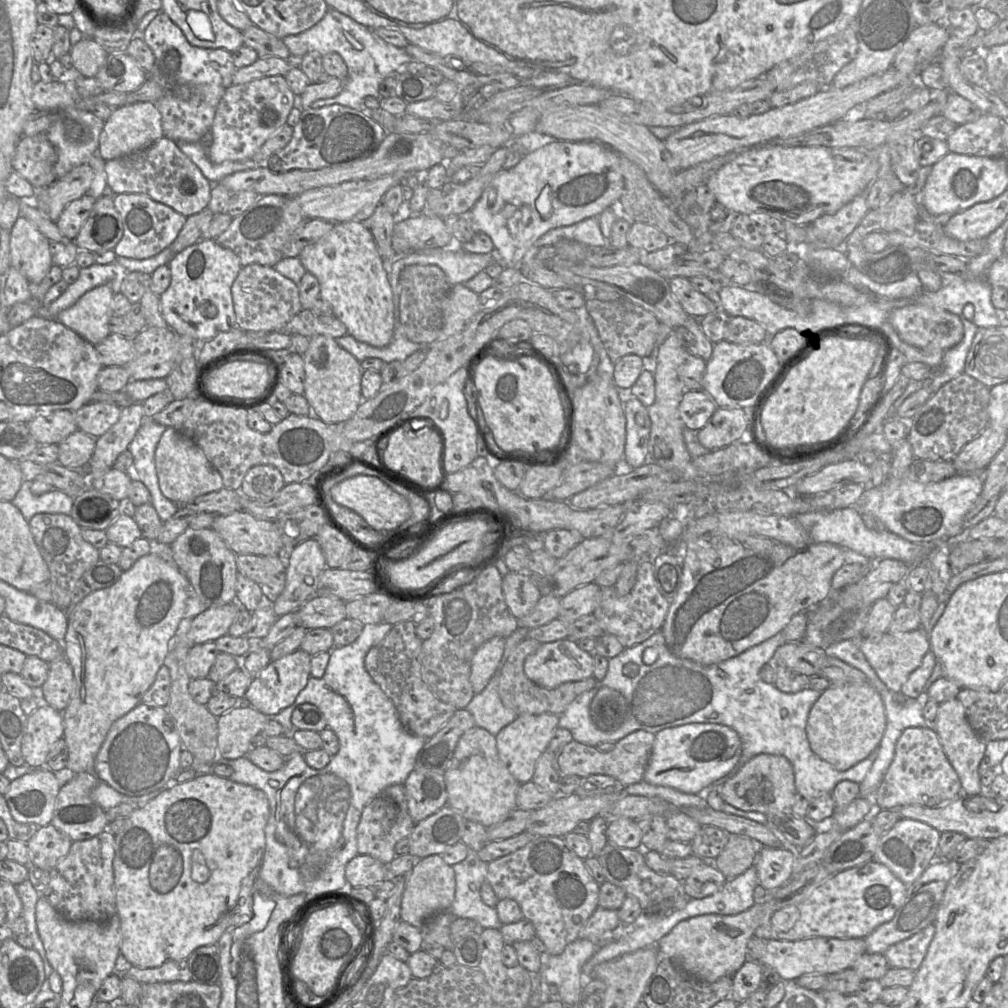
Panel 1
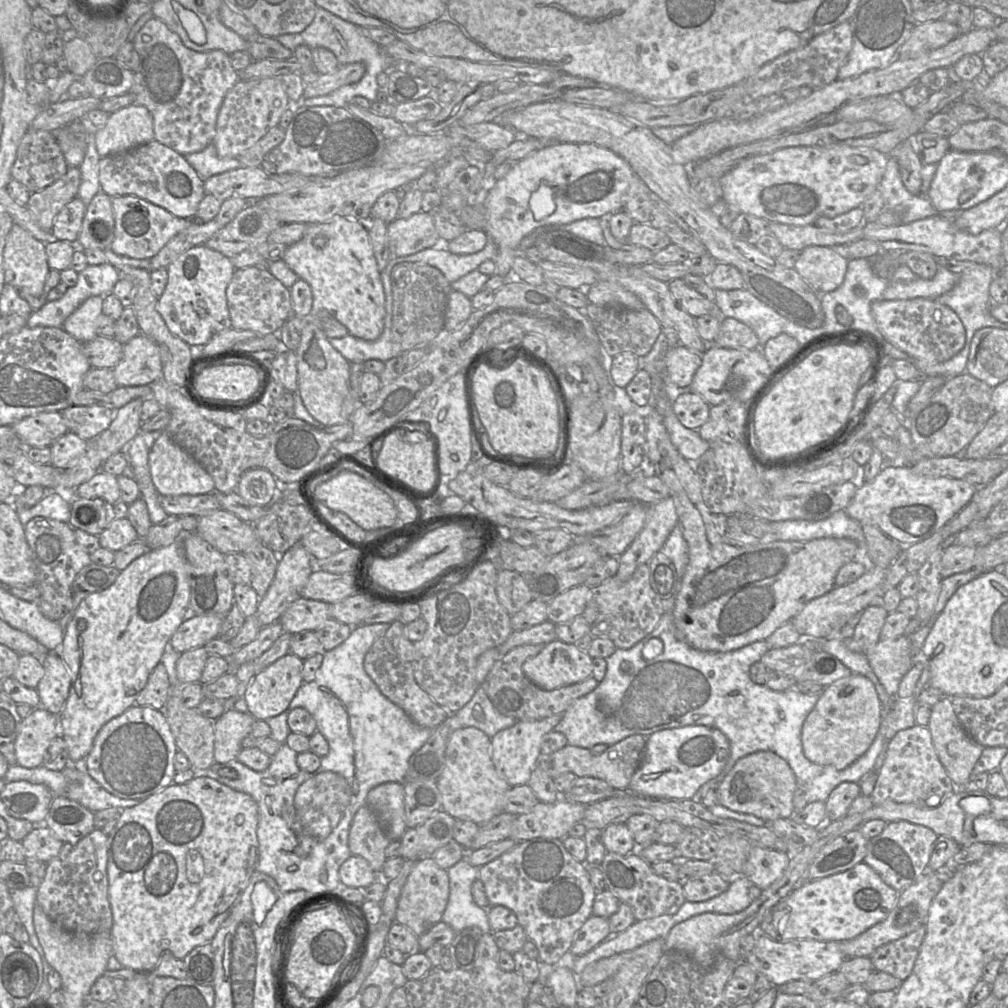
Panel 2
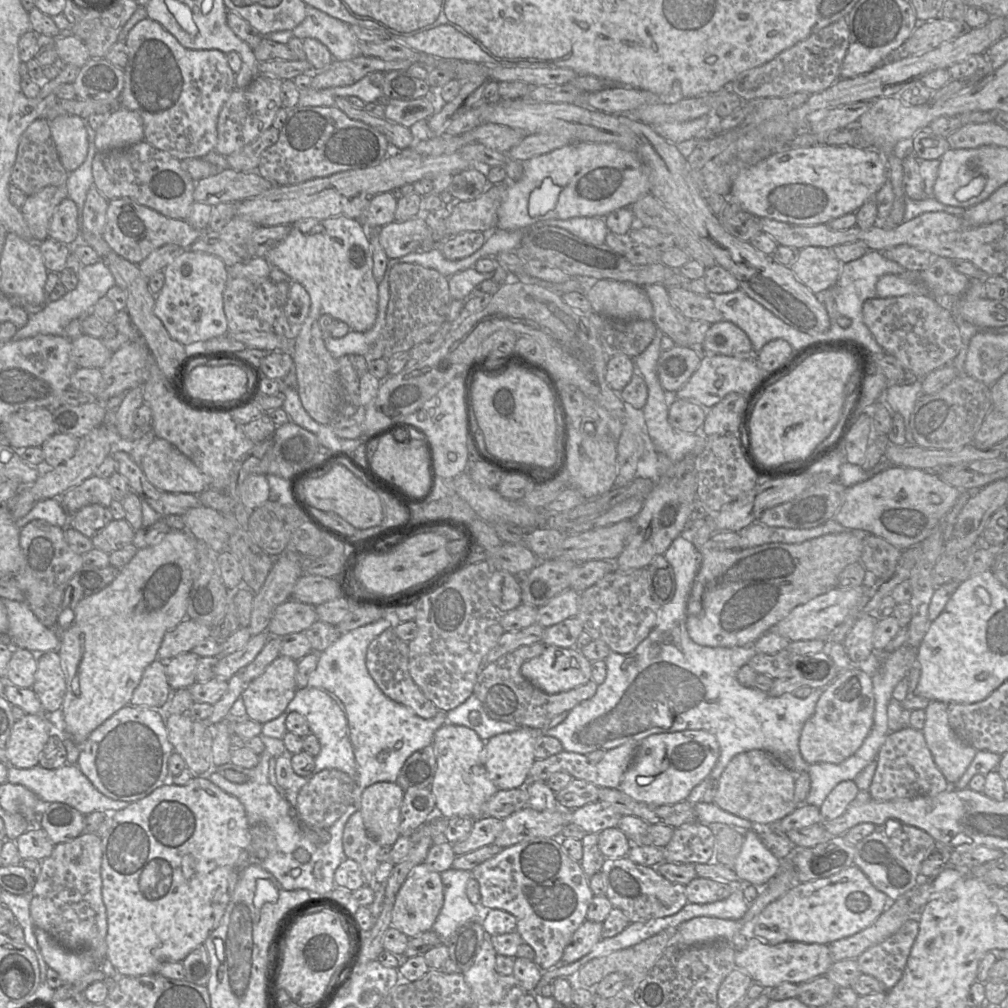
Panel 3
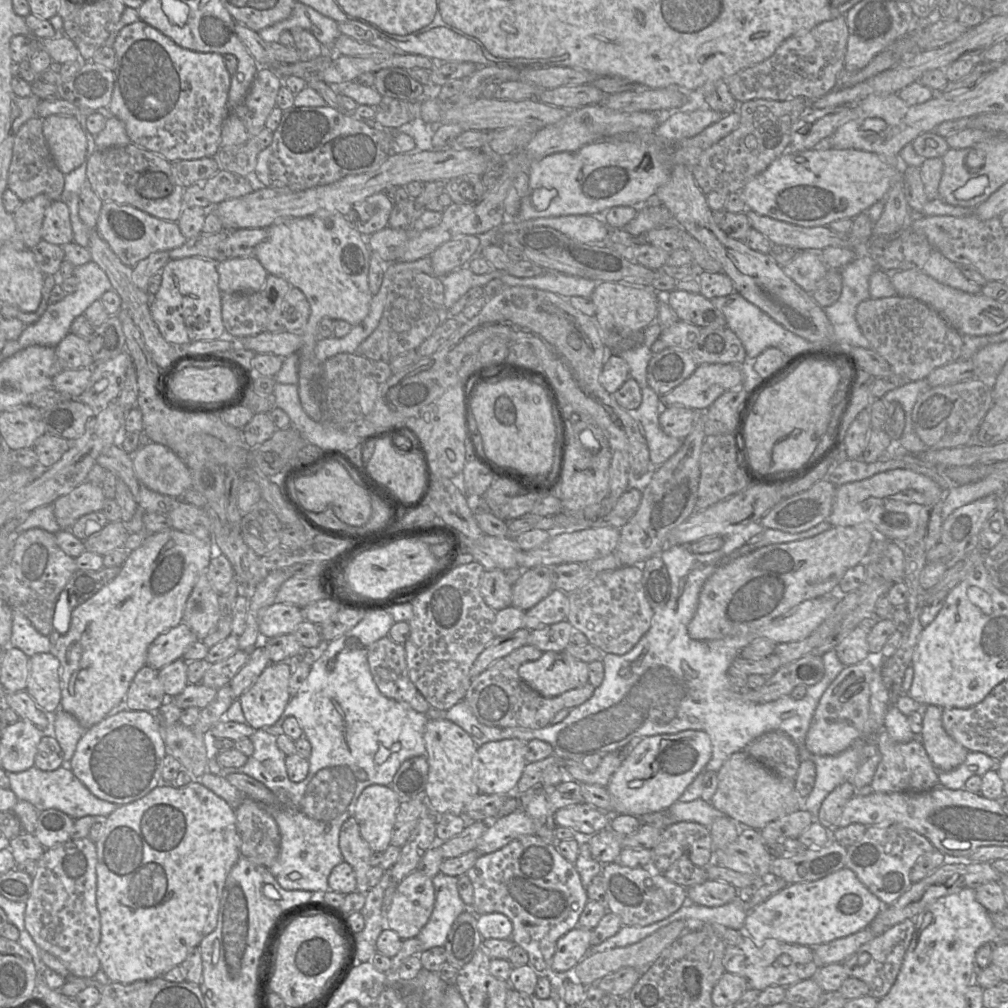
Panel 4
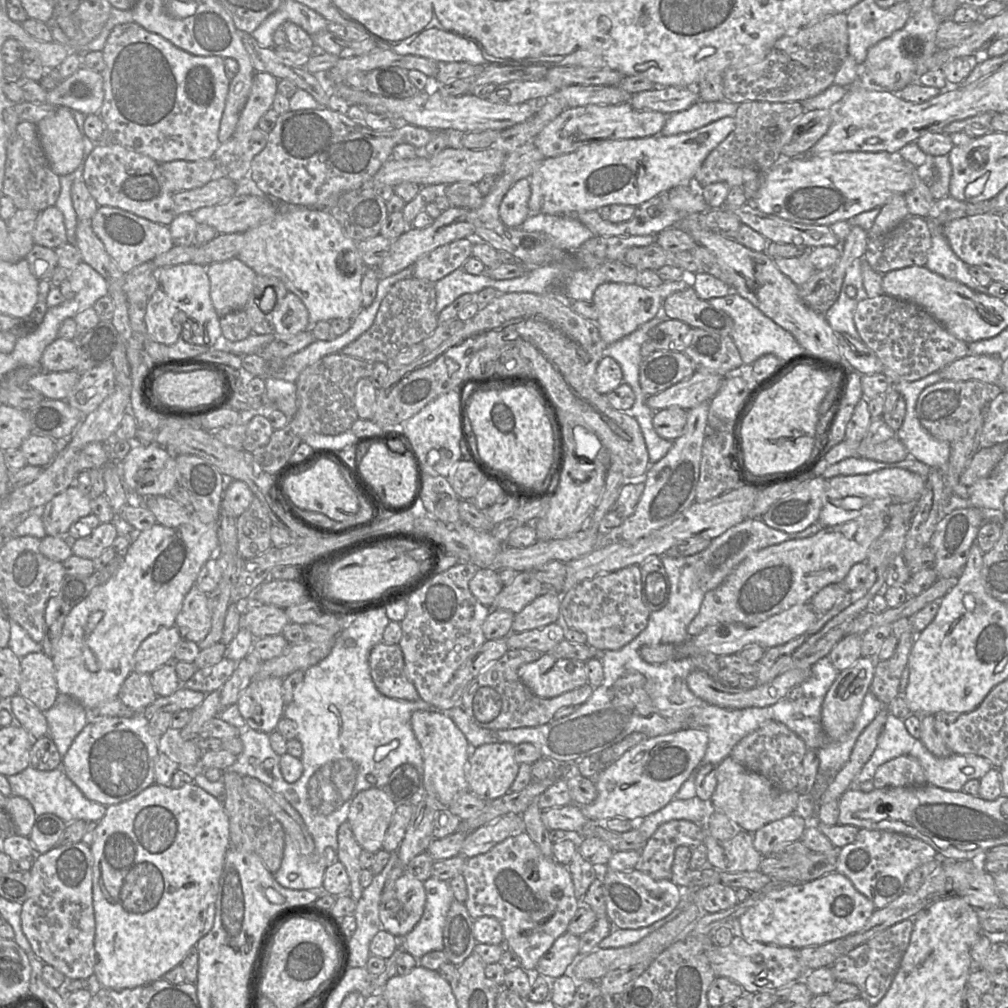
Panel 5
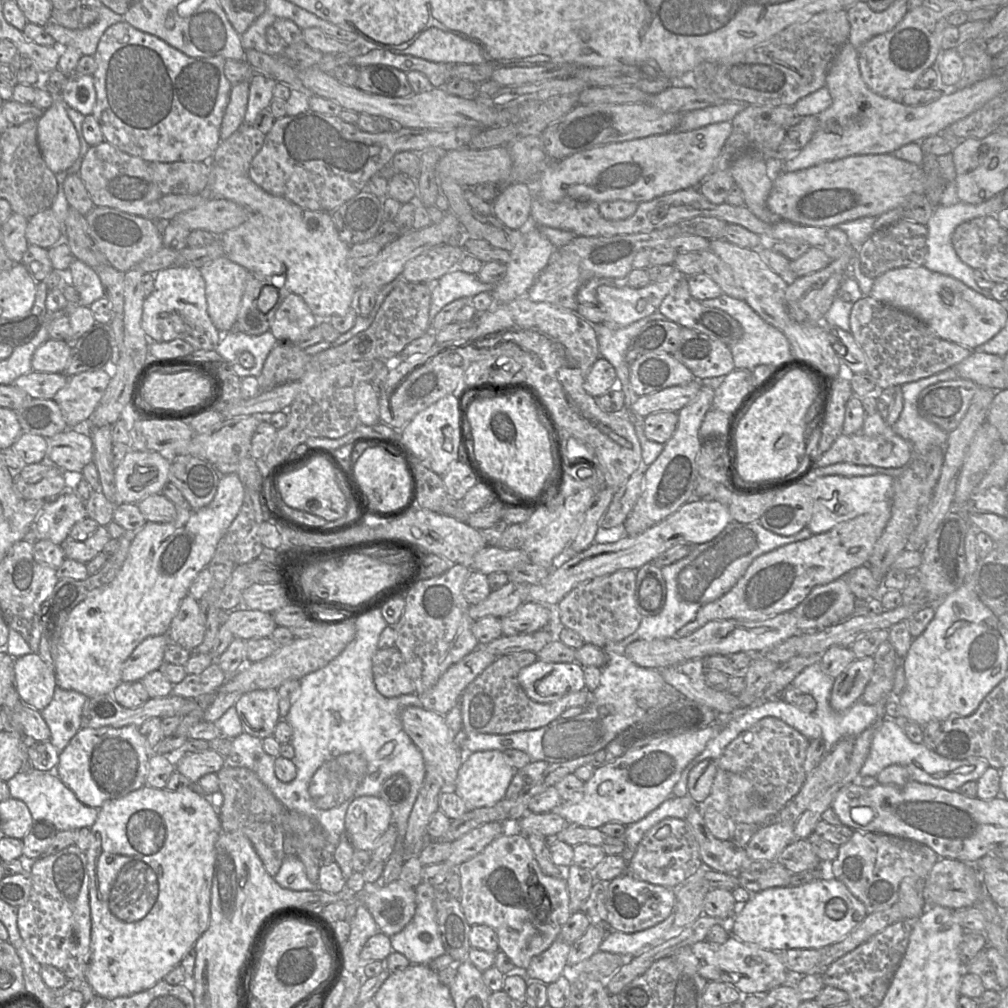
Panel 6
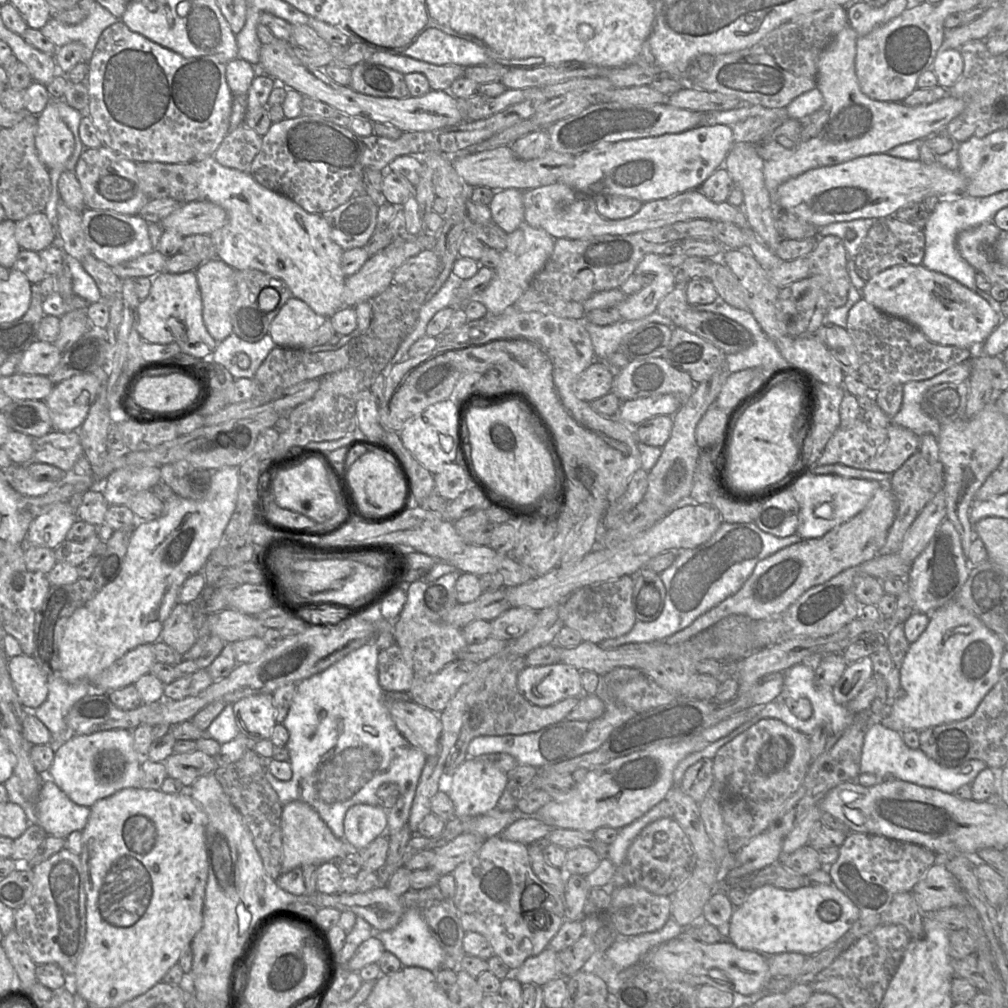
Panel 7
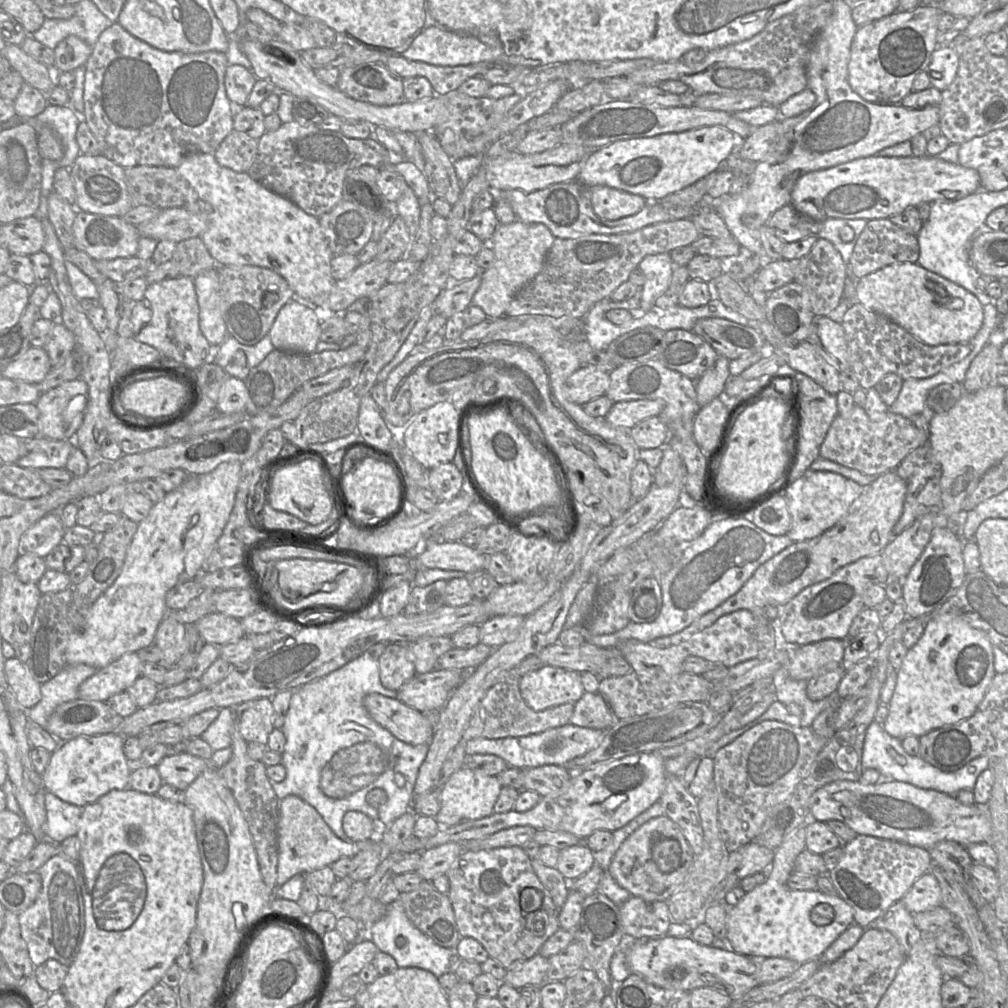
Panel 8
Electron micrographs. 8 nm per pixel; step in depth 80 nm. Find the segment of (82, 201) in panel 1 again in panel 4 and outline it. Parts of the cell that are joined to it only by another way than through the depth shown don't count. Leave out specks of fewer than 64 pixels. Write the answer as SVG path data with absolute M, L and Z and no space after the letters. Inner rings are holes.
M61 200L53 201L47 208L42 229L42 240L63 246L73 242L73 231L68 206Z

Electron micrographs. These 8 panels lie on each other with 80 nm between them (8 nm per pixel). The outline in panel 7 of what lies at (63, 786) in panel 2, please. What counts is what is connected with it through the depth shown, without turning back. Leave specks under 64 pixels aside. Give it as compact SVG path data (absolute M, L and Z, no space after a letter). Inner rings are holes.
M12 775L5 783L9 802L19 805L25 812L30 824L41 826L48 836L67 838L74 831L82 831L88 821L90 808L78 805L71 801L69 797L50 779L45 776L42 783L38 800L35 804L25 800L21 792L20 779Z

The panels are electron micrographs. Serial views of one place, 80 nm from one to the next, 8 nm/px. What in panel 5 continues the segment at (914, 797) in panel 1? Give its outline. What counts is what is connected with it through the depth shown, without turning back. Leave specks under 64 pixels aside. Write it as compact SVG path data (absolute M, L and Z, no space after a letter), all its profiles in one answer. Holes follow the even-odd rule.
M910 755L896 757L880 765L872 781L876 789L927 784L921 764Z

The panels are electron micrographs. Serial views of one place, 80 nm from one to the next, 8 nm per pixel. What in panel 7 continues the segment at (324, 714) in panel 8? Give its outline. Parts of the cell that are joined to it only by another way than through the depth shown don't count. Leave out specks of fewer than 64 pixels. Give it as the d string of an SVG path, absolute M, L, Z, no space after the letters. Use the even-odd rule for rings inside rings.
M373 640L365 644L364 646L352 651L325 671L313 675L312 677L305 679L297 684L297 689L292 704L290 706L290 710L285 721L283 722L283 725L289 732L289 741L285 747L288 749L289 752L289 762L292 768L293 776L291 780L285 782L275 778L269 770L266 771L266 778L273 787L273 789L276 791L279 800L283 806L293 801L301 801L307 803L320 815L322 820L330 828L335 837L340 840L345 840L344 818L348 809L357 804L367 804L372 806L378 805L376 792L377 789L384 783L391 782L397 784L400 792L396 804L392 808L384 809L387 815L387 831L385 834L394 835L398 833L405 825L407 825L408 819L410 817L412 803L416 793L416 788L420 779L422 769L427 759L427 756L423 751L411 745L401 735L390 715L390 702L398 700L411 701L411 699L408 692L386 691L380 686L378 682L378 654L379 650L376 646L376 642Z

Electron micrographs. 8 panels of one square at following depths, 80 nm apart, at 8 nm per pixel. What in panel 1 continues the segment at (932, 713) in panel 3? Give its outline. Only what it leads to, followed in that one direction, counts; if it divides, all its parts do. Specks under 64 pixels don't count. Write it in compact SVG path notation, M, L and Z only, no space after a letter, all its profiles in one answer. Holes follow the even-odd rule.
M956 698L939 704L935 722L935 732L950 764L960 779L962 794L969 796L981 794L985 789L981 785L978 767L984 756L987 741L972 729L963 704Z

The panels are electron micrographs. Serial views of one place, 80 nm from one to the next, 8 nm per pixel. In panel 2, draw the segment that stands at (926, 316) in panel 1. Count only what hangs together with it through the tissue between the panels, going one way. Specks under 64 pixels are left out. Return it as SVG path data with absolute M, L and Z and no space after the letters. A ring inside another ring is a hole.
M936 299L880 300L871 304L871 313L884 340L913 359L944 362L962 350L966 333L958 315Z

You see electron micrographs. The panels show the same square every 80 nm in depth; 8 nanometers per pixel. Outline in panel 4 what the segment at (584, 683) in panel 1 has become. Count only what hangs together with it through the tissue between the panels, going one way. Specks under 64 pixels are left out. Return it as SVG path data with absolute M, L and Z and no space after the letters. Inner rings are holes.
M524 645L495 661L472 679L464 700L471 707L476 719L486 726L540 729L548 726L562 709L573 709L586 702L595 687L589 682L555 697L544 697L525 683L518 674L519 667L528 661L538 660L543 652L533 645Z

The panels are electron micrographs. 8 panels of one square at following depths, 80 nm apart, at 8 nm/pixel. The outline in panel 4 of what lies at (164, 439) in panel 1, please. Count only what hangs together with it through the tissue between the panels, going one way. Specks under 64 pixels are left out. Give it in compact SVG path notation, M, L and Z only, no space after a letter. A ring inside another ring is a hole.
M150 442L131 455L136 476L149 489L177 498L192 488L190 469L167 446Z

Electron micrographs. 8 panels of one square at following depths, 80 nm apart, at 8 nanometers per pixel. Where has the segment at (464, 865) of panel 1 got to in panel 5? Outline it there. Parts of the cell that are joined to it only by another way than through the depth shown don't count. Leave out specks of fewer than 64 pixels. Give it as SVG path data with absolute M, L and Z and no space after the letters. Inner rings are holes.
M430 877L423 881L426 892L424 912L411 932L399 939L399 947L419 960L432 951L443 951L443 928L455 900L449 882Z

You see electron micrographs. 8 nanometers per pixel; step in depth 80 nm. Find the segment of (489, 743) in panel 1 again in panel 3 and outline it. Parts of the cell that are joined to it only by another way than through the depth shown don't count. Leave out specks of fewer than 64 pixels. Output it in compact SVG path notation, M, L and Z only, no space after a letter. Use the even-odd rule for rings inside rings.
M445 723L434 733L432 746L437 766L430 789L435 797L436 813L446 819L481 818L483 804L498 791L484 766L485 741L470 728Z

